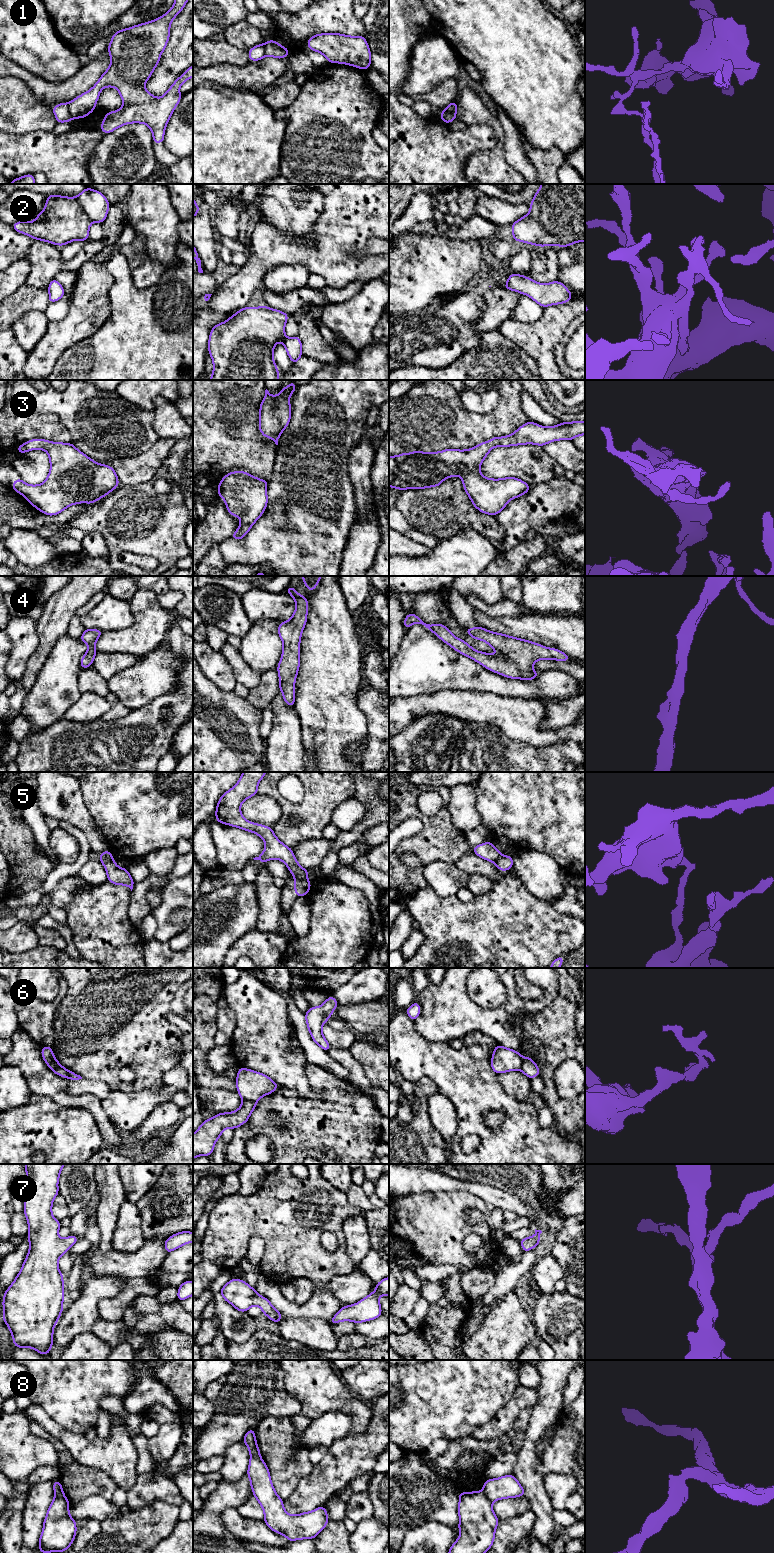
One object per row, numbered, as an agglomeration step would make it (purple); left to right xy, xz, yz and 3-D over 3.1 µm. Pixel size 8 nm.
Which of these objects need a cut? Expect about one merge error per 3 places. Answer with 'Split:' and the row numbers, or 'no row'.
Split: 1, 5, 6, 8

